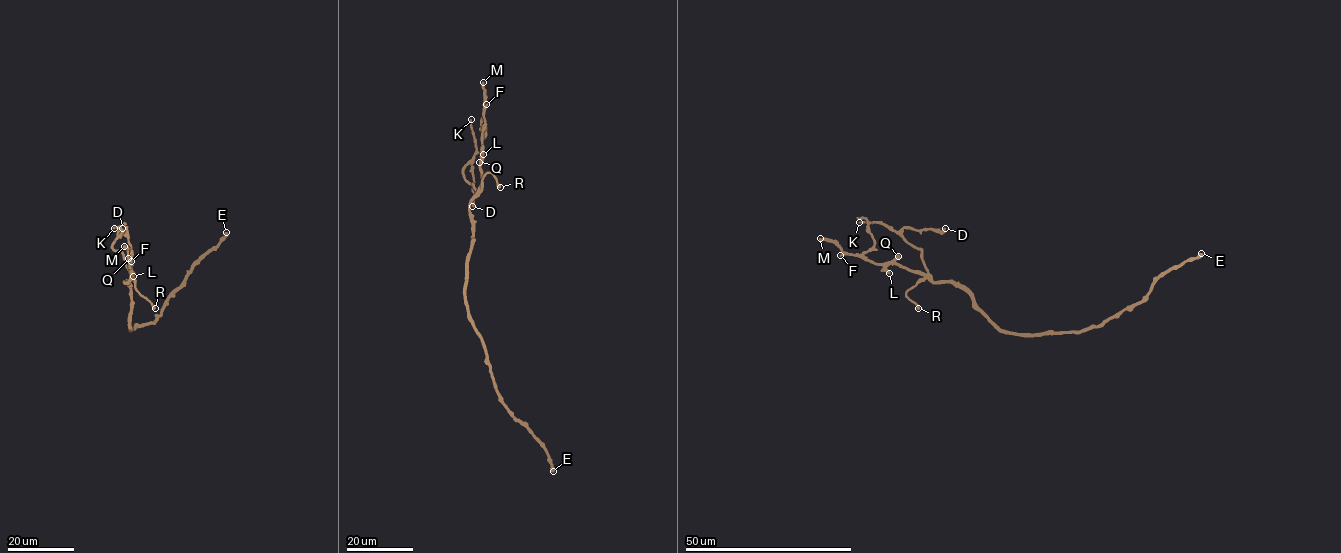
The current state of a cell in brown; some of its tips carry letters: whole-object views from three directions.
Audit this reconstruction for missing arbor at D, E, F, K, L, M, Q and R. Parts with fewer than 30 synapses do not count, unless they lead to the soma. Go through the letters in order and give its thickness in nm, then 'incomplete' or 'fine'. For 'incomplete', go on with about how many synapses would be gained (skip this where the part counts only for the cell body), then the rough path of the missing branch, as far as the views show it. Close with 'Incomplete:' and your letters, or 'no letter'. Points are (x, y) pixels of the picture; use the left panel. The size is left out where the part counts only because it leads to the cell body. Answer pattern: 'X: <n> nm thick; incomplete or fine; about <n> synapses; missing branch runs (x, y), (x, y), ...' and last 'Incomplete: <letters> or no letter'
D: 240 nm thick; fine
E: 550 nm thick; fine
F: 110 nm thick; fine
K: 150 nm thick; incomplete; about 40 synapses; missing branch runs (114, 228), (110, 222), (111, 207)
L: 320 nm thick; fine
M: 200 nm thick; fine
Q: 320 nm thick; fine
R: 380 nm thick; fine
Incomplete: K

